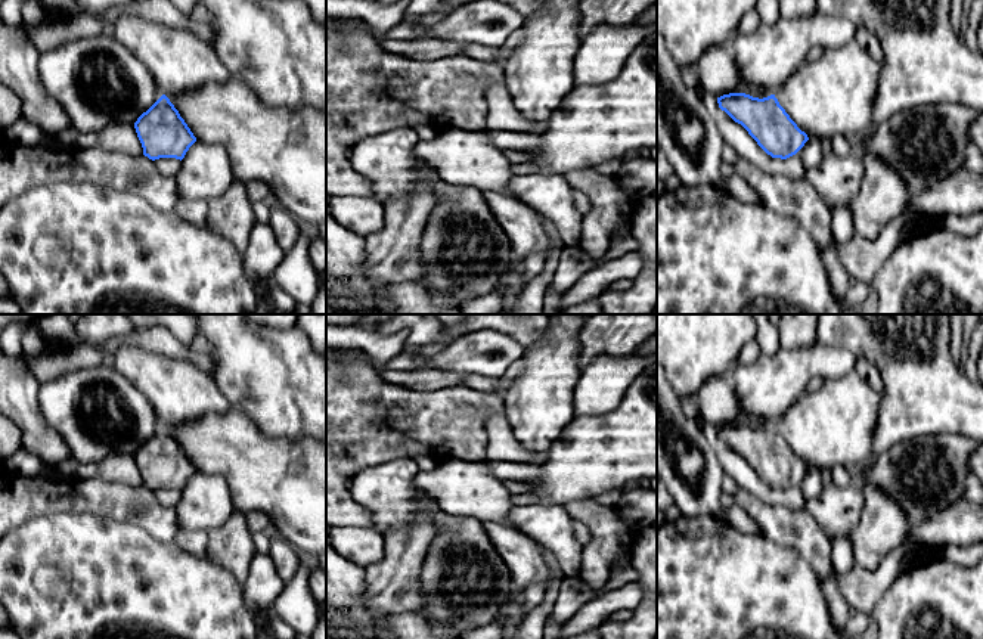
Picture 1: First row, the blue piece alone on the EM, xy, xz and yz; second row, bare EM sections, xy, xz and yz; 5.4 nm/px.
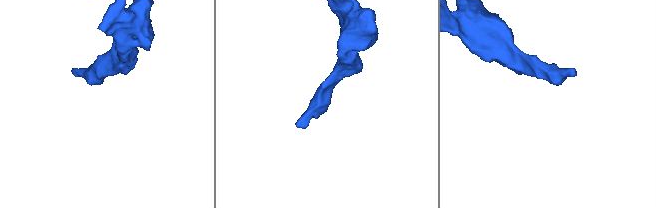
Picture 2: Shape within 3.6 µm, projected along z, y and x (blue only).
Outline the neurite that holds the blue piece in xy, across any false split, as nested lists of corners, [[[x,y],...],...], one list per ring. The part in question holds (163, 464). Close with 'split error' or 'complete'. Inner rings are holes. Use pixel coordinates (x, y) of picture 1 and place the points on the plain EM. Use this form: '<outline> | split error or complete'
[[[165,425],[137,449],[134,459],[142,486],[97,477],[44,480],[0,469],[0,540],[35,517],[93,514],[136,524],[161,542],[174,542],[180,528],[176,509],[162,505],[154,491],[182,491],[196,468]]] | split error

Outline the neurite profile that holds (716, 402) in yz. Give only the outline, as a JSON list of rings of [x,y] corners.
[[[731,373],[708,378],[694,396],[680,398],[680,406],[691,421],[701,416],[716,429],[729,424],[745,424],[759,429],[770,426],[763,419],[744,415]]]

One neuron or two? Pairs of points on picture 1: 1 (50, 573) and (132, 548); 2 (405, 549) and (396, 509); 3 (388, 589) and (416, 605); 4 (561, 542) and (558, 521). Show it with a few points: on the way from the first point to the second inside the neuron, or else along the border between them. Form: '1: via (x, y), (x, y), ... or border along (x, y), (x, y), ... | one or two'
1: via (71, 573), (107, 573), (111, 568) | one
2: border along (421, 501), (411, 524), (390, 529), (384, 534) | two
3: via (396, 589), (409, 599) | one
4: via (558, 537), (558, 526) | one

